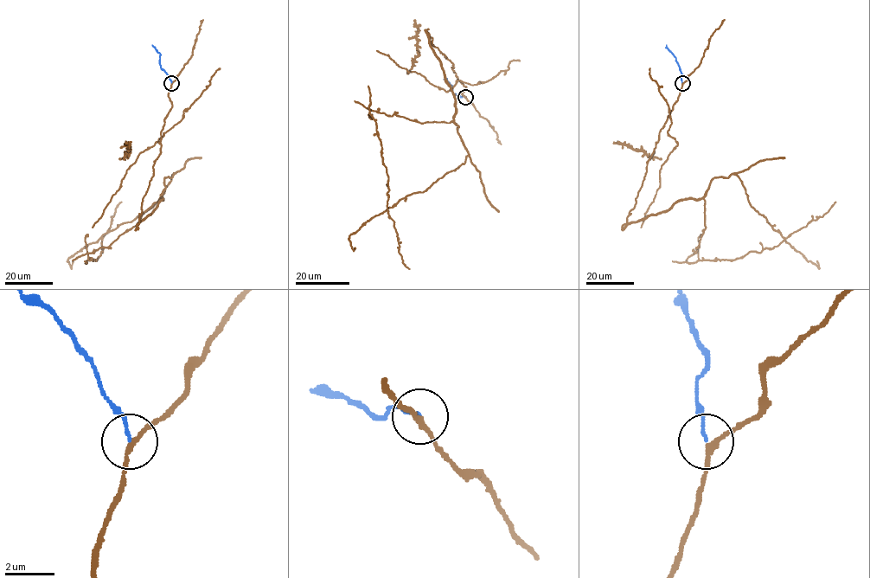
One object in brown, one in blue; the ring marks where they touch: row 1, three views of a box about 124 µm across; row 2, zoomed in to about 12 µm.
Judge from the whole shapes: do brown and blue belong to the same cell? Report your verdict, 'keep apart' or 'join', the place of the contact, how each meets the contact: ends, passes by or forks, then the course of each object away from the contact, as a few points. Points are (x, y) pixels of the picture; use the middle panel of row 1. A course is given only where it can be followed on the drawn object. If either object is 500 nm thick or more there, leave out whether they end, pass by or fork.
join; at (465, 97); brown passes by; blue ends there; brown runs (465, 97), (429, 34), (468, 155), (387, 211), (381, 142), (372, 119); blue runs (465, 97), (455, 94), (452, 86), (444, 79)

